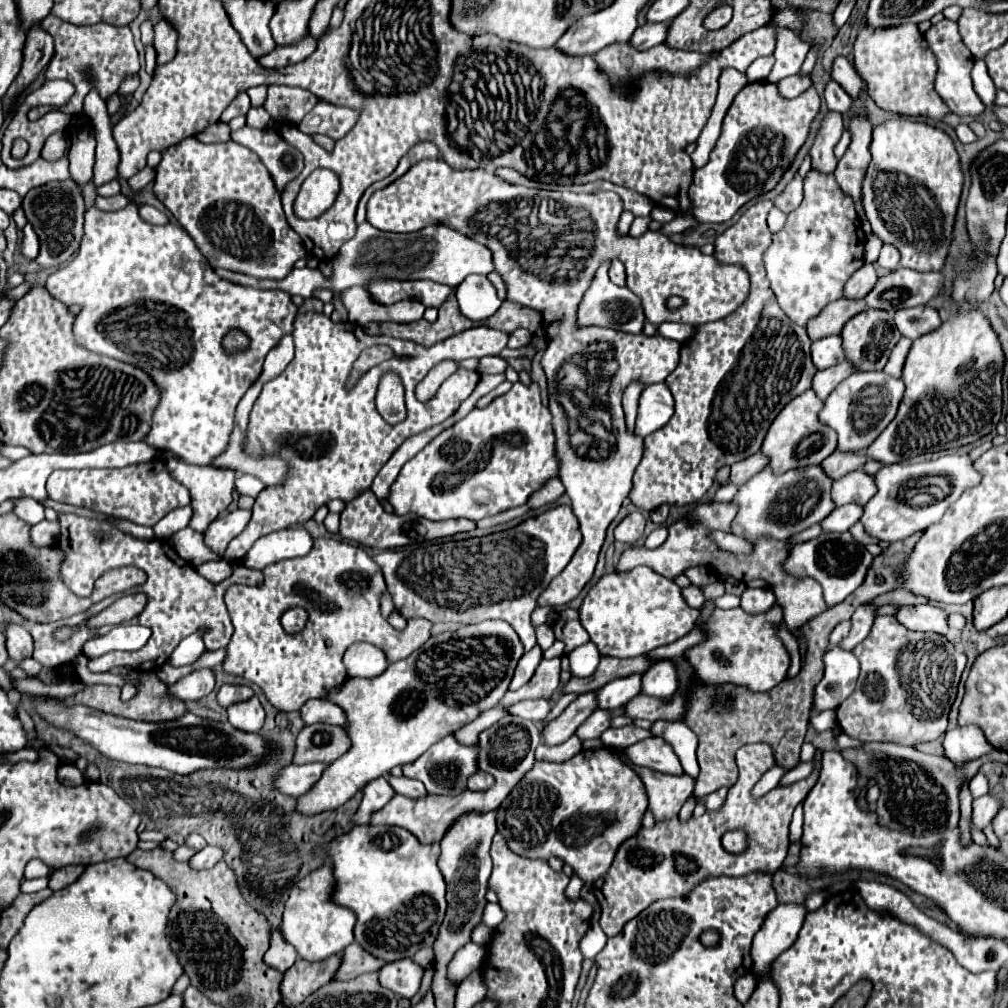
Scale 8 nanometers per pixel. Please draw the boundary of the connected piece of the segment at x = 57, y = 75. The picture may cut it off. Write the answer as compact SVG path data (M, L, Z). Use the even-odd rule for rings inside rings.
M47 15L41 21L41 29L45 29L55 41L55 53L47 65L45 81L67 79L75 87L75 93L69 99L69 103L57 107L57 109L65 111L67 115L77 115L81 111L83 99L91 89L97 89L99 95L103 99L107 99L111 93L117 91L117 87L125 75L139 71L137 49L133 45L133 35L131 35L129 27L115 27L109 23L73 25L73 23L57 19L55 15Z

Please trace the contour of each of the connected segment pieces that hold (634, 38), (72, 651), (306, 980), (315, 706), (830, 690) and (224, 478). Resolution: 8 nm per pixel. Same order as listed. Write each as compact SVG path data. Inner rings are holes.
M647 23L647 25L641 25L635 29L635 33L629 39L629 45L639 51L645 51L645 49L651 49L651 47L663 43L665 35L667 35L665 23Z
M73 615L61 621L53 621L53 623L31 623L29 633L35 641L33 659L45 667L59 667L59 665L69 663L73 657L77 657L81 653L81 645L91 637L91 629L77 631L67 641L55 641L51 633L61 625L77 625L83 619L85 619L83 615Z
M333 955L333 959L325 959L325 963L301 963L301 959L297 959L295 965L283 973L279 989L283 1007L301 1005L313 991L329 983L339 967L339 961L339 955Z
M309 699L309 701L299 709L299 713L301 713L303 723L307 723L307 725L313 725L313 723L343 725L343 721L345 721L343 711L341 711L337 705L325 701L325 699Z
M833 647L823 655L823 663L825 673L823 679L815 685L813 711L837 709L841 701L853 693L859 675L859 661L851 651Z
M169 457L165 461L165 467L169 471L169 475L179 481L181 485L185 485L191 493L191 507L193 507L193 517L189 521L189 527L195 531L203 531L219 513L225 511L229 499L231 499L231 491L233 491L233 481L235 481L235 469L231 467L213 467L213 465L183 465L181 459Z

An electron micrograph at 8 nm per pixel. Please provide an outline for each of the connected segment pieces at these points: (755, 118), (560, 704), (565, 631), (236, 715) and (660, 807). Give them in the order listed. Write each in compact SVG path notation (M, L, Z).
M747 83L723 119L721 135L709 161L693 173L689 197L695 203L695 219L701 223L729 221L741 205L771 191L805 143L819 103L821 99L813 87L795 99L783 99L773 83Z
M569 693L569 695L563 695L563 697L561 697L561 699L559 699L559 701L555 703L555 707L553 707L553 711L549 713L549 717L537 723L537 725L539 725L539 729L543 727L543 723L547 723L547 721L551 721L553 717L557 717L557 715L559 715L559 713L561 713L561 711L563 711L563 709L565 709L565 707L567 707L567 705L569 705L569 703L571 703L571 701L575 699L575 697L577 697L577 693Z
M565 609L561 613L561 623L559 622L560 618L551 627L555 639L565 643L565 653L569 653L571 649L575 649L575 647L579 647L579 645L583 645L583 643L589 641L589 635L583 629L583 625L579 623L579 617L577 617L575 609Z
M257 697L245 703L235 703L233 707L227 709L227 713L229 713L229 723L235 729L245 731L245 733L257 733L265 721L265 711Z
M633 767L643 779L649 795L649 811L657 821L673 819L683 803L693 795L693 779L687 775L665 775L651 769Z

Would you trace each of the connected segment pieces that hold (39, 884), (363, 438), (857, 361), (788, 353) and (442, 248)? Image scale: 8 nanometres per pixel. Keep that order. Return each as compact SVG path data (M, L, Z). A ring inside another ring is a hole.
M43 877L43 879L27 879L21 883L21 891L23 893L35 893L35 891L41 891L47 887L47 881L49 877Z
M297 313L293 323L295 357L279 377L265 383L251 409L247 435L243 441L243 447L251 457L271 455L289 463L289 477L283 485L265 487L259 493L251 509L251 523L231 541L223 558L229 562L241 561L259 537L291 525L303 525L327 501L349 501L357 497L357 493L369 489L377 471L407 437L451 417L473 393L479 381L479 373L459 369L447 381L443 381L433 399L423 403L415 397L415 387L423 381L427 371L443 359L461 361L469 357L499 355L503 347L507 347L507 337L509 335L505 333L477 327L425 349L423 345L407 339L393 339L385 335L371 337L361 325L333 323L323 313ZM371 345L389 345L397 357L371 367L357 379L353 387L347 387L353 363L361 351ZM403 355L411 355L413 359L399 361ZM387 371L397 373L405 387L407 417L397 425L389 425L375 407L377 387Z
M879 309L861 311L853 319L849 319L841 331L845 359L855 367L855 371L881 371L899 337L901 333L897 331L893 317L887 311L879 311Z
M763 199L751 205L741 219L723 231L715 239L715 253L713 257L723 265L725 261L739 261L741 267L749 273L751 289L741 307L737 307L731 315L703 323L695 327L695 335L689 337L681 345L681 359L677 369L665 379L667 387L675 397L675 413L671 421L661 427L657 433L645 437L645 451L643 459L633 477L633 489L629 493L633 505L645 511L653 511L659 505L691 505L697 503L705 491L713 485L715 471L721 465L733 465L761 449L765 433L777 413L797 395L811 387L811 379L815 375L815 367L811 361L811 339L803 327L793 323L777 305L775 295L771 295L769 281L765 281L765 267L763 267L763 251L771 245L773 233L767 227L765 215L773 203Z
M431 225L415 233L383 233L377 229L359 229L353 239L349 239L339 253L333 257L333 273L331 277L325 277L319 269L293 269L287 279L281 281L269 281L269 279L255 279L251 275L235 273L227 269L216 269L216 273L222 279L249 285L255 289L281 289L289 295L301 295L303 299L311 297L317 289L329 289L339 291L353 285L363 285L377 281L377 279L431 279L437 283L445 283L451 287L457 287L467 275L481 273L487 275L493 271L489 249L483 245L467 239L465 235L445 227L445 225Z

